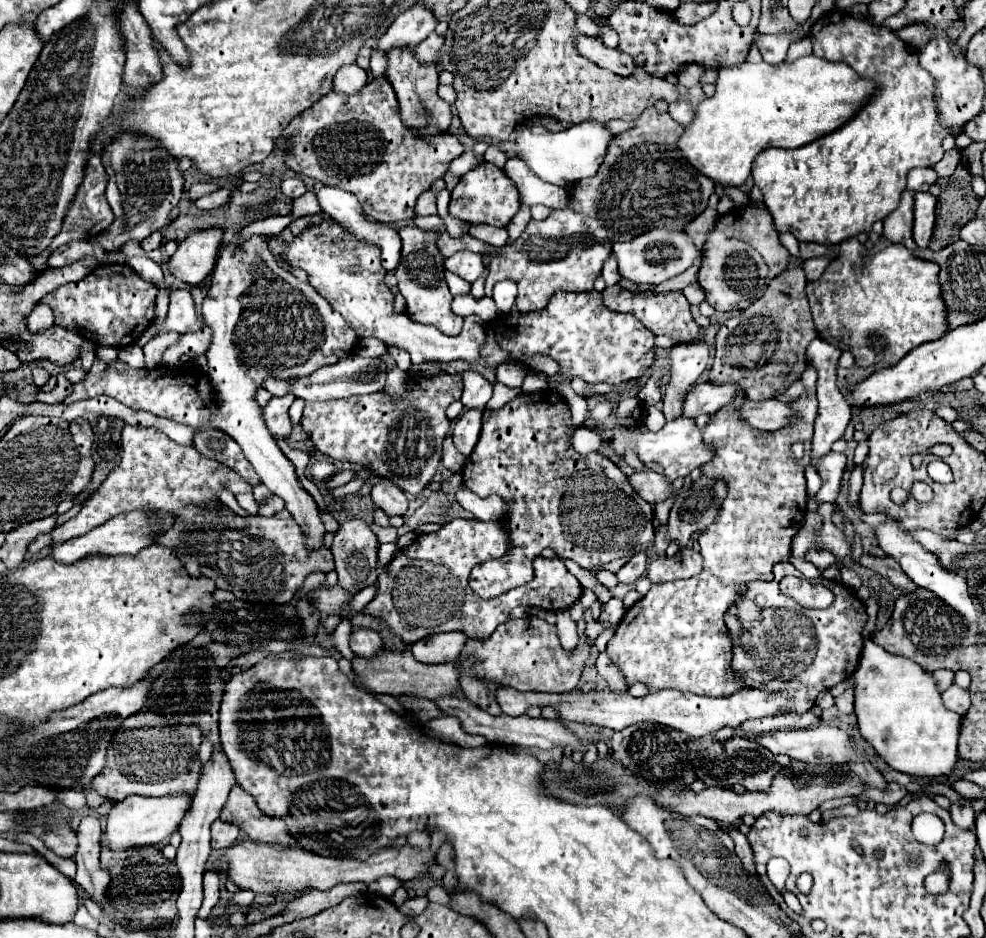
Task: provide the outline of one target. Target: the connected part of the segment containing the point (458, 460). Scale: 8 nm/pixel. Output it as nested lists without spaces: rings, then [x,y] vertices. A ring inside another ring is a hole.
[[[448,436],[444,440],[444,446],[442,446],[442,466],[448,468],[448,470],[452,470],[452,472],[460,472],[462,466],[464,466],[464,462],[466,462],[466,458],[462,458],[462,454],[454,448],[452,438]]]

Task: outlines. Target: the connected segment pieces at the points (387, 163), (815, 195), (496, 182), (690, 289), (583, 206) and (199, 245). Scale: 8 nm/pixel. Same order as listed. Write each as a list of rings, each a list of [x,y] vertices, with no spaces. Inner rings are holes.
[[[384,76],[368,82],[362,92],[354,96],[340,92],[322,96],[296,116],[284,134],[292,138],[286,156],[290,170],[356,194],[362,212],[382,224],[414,218],[418,196],[426,192],[434,180],[442,178],[448,164],[464,152],[458,138],[448,132],[428,140],[414,138],[400,120],[396,94]]]
[[[844,14],[830,28],[820,24],[818,32],[810,34],[810,42],[818,58],[852,66],[860,78],[872,80],[876,90],[870,94],[870,100],[834,132],[794,150],[766,148],[754,160],[752,178],[764,194],[764,204],[770,210],[778,232],[792,232],[804,242],[840,244],[844,238],[852,238],[858,232],[870,232],[876,220],[886,218],[900,202],[900,194],[906,188],[908,170],[916,166],[934,166],[944,156],[942,140],[948,134],[960,134],[962,128],[946,130],[940,124],[934,102],[934,78],[920,66],[918,52],[910,50],[910,46],[902,42],[896,32],[884,26],[872,26],[864,18]]]
[[[482,162],[474,170],[466,172],[452,190],[450,200],[450,214],[454,218],[460,218],[468,224],[490,224],[498,228],[508,226],[518,208],[520,208],[520,196],[514,182],[506,176],[504,170],[496,168],[490,162]]]
[[[692,282],[692,284],[688,284],[686,288],[682,288],[680,290],[684,296],[686,296],[686,300],[690,302],[690,304],[700,304],[704,298],[702,298],[702,288],[698,286],[698,282]]]
[[[654,106],[646,108],[634,122],[634,126],[622,134],[616,134],[606,150],[604,162],[600,164],[598,172],[590,178],[582,178],[574,182],[568,188],[568,206],[564,210],[552,210],[546,220],[530,220],[526,230],[518,236],[514,242],[506,242],[504,246],[496,248],[482,240],[476,240],[472,236],[464,238],[450,238],[444,230],[444,222],[440,216],[422,216],[414,218],[414,224],[424,230],[440,230],[438,248],[444,258],[460,252],[470,250],[482,254],[488,264],[489,275],[485,281],[485,295],[492,296],[494,284],[502,280],[514,280],[518,284],[518,296],[516,296],[516,310],[522,314],[536,312],[546,308],[548,300],[554,296],[554,292],[590,292],[594,288],[596,278],[602,272],[604,262],[612,254],[612,244],[618,240],[632,240],[648,230],[656,228],[686,228],[706,206],[708,198],[714,192],[714,182],[698,170],[694,170],[676,148],[676,140],[682,134],[682,126],[670,118],[670,114],[658,114]],[[488,250],[494,250],[494,254],[488,254]]]
[[[222,228],[192,230],[180,244],[176,254],[168,260],[170,272],[184,284],[200,284],[214,268],[216,254],[222,242]]]

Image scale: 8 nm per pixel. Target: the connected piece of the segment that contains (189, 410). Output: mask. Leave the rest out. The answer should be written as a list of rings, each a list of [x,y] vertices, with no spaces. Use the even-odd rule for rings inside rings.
[[[120,359],[108,362],[108,364],[101,360],[96,360],[92,364],[88,376],[82,382],[78,382],[78,384],[72,386],[72,392],[64,398],[64,404],[72,404],[76,400],[96,398],[100,394],[106,394],[106,396],[110,396],[110,398],[114,398],[114,400],[118,400],[118,402],[134,408],[134,410],[146,410],[146,412],[152,412],[154,416],[170,418],[170,420],[174,420],[178,424],[192,426],[194,430],[200,430],[200,432],[194,434],[194,448],[202,456],[224,462],[234,472],[238,472],[250,486],[258,486],[260,484],[260,478],[254,472],[254,468],[250,466],[250,462],[246,460],[246,456],[242,454],[242,448],[238,446],[238,442],[232,440],[232,438],[228,438],[226,434],[222,434],[220,430],[216,430],[216,428],[210,426],[210,420],[218,414],[218,408],[220,406],[216,402],[216,392],[212,388],[212,382],[210,382],[208,374],[202,372],[202,370],[196,370],[196,382],[194,384],[182,384],[180,378],[178,378],[180,374],[182,374],[180,370],[170,370],[170,368],[164,368],[164,366],[158,366],[154,370],[148,370],[148,368],[134,370],[128,364],[120,362]],[[210,440],[224,440],[226,442],[224,452],[214,452],[214,450],[206,448],[206,444]]]

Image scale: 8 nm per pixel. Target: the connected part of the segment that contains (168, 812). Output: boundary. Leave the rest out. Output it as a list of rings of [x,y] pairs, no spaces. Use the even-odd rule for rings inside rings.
[[[130,796],[122,802],[114,802],[114,808],[108,814],[106,824],[106,846],[116,852],[126,852],[130,848],[158,844],[166,840],[182,822],[182,814],[190,806],[190,798],[186,796],[164,796],[164,798],[144,798],[144,796]]]

